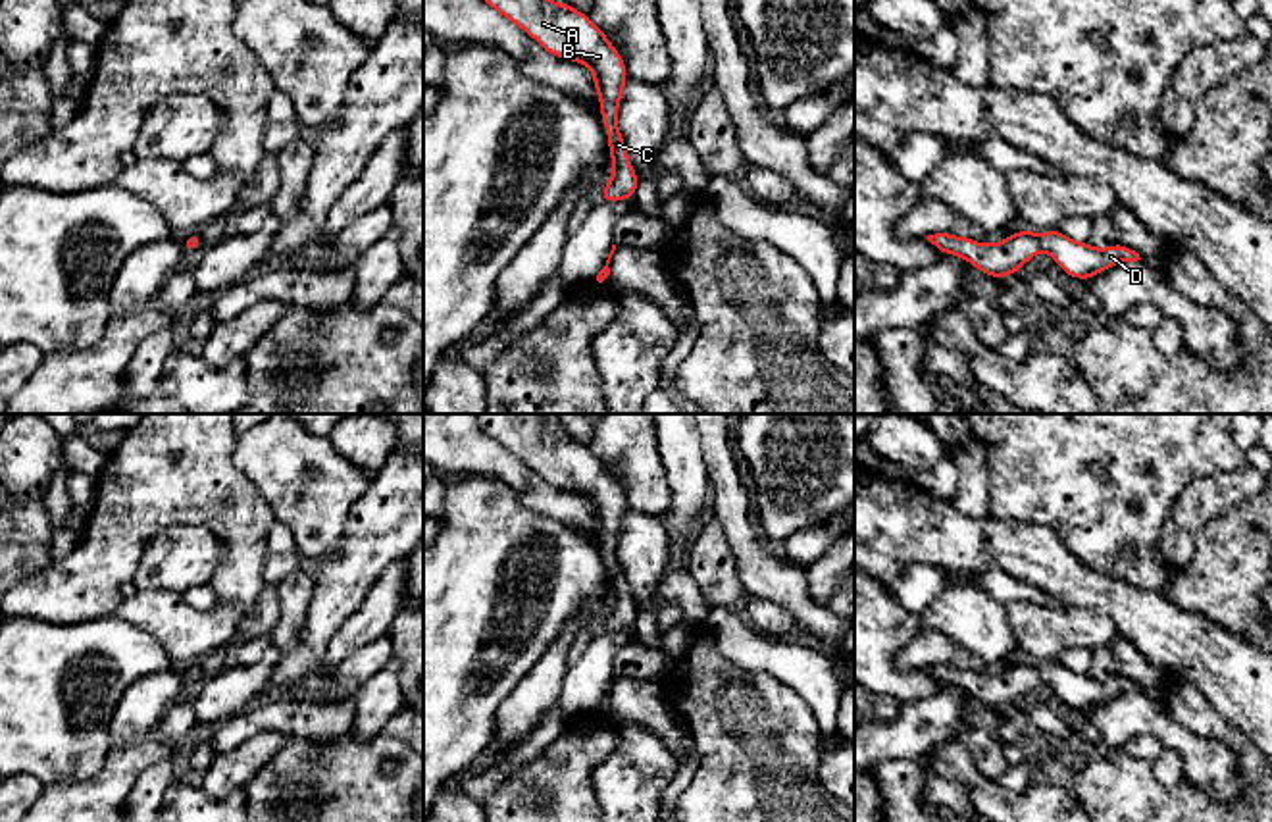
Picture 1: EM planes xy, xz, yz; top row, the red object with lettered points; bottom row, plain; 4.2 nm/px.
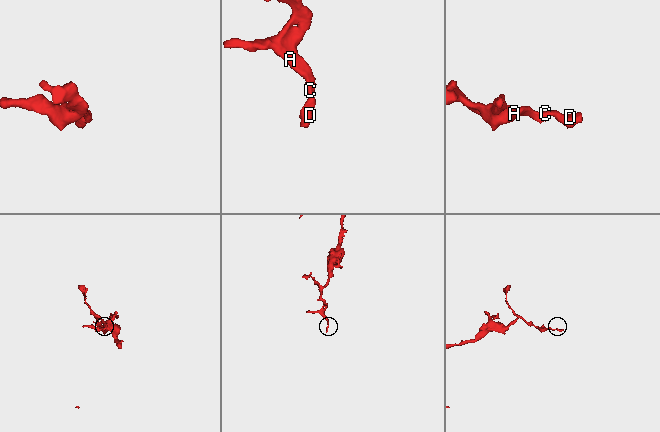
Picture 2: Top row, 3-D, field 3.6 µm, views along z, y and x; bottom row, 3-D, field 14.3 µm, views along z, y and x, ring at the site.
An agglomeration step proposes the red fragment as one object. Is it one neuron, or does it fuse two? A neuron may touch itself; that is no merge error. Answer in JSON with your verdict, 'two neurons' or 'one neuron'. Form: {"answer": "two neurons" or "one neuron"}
{"answer": "one neuron"}

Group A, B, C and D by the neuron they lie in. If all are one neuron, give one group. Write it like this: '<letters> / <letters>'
A B C D

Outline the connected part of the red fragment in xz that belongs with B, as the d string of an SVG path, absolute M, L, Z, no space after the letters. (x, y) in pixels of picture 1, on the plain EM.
M545 414L475 416L485 435L522 458L545 483L570 493L581 493L593 504L610 578L610 593L616 597L616 603L604 616L600 633L635 629L639 608L629 595L629 585L618 560L618 535L627 510L620 483L587 445L573 441L566 431L562 435L550 433L545 425Z

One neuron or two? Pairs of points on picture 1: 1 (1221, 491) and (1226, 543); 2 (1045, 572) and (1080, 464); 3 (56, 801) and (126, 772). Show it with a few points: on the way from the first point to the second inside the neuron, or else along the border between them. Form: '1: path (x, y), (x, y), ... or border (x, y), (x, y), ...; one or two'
1: border (1251, 495), (1219, 513), (1201, 530), (1194, 547); two
2: border (1015, 518), (1026, 524), (1045, 524), (1088, 566); two
3: path (74, 801), (95, 801), (108, 788); one

